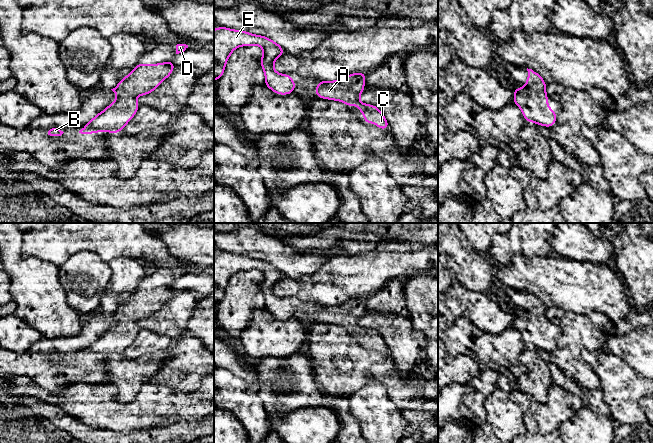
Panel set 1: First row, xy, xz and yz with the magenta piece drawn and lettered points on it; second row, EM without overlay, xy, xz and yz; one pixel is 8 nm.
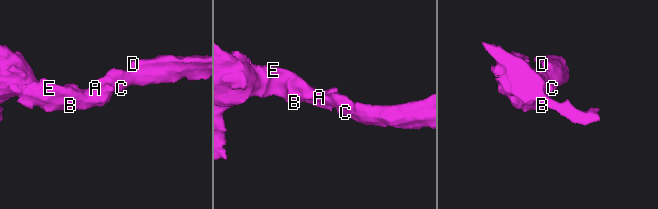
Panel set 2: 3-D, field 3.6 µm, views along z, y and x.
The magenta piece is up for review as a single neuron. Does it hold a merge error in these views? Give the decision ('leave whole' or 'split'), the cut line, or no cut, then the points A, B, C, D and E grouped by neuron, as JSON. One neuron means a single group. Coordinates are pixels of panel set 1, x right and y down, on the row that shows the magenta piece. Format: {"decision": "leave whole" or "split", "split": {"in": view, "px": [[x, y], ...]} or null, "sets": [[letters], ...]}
{"decision": "leave whole", "split": null, "sets": [["A", "B", "C", "D", "E"]]}

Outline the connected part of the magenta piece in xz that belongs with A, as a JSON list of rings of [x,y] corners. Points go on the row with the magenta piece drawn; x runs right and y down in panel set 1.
[[[363,72],[352,73],[335,81],[322,81],[315,88],[317,98],[342,101],[348,108],[354,103],[364,115],[364,124],[374,123],[383,130],[389,129],[389,124],[384,114],[377,106],[364,104],[359,101],[365,88],[366,74]]]

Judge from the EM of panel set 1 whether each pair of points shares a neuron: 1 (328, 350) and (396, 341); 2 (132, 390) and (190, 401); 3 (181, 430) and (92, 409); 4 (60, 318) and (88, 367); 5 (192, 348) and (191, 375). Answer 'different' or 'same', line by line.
1: different
2: different
3: different
4: different
5: same

